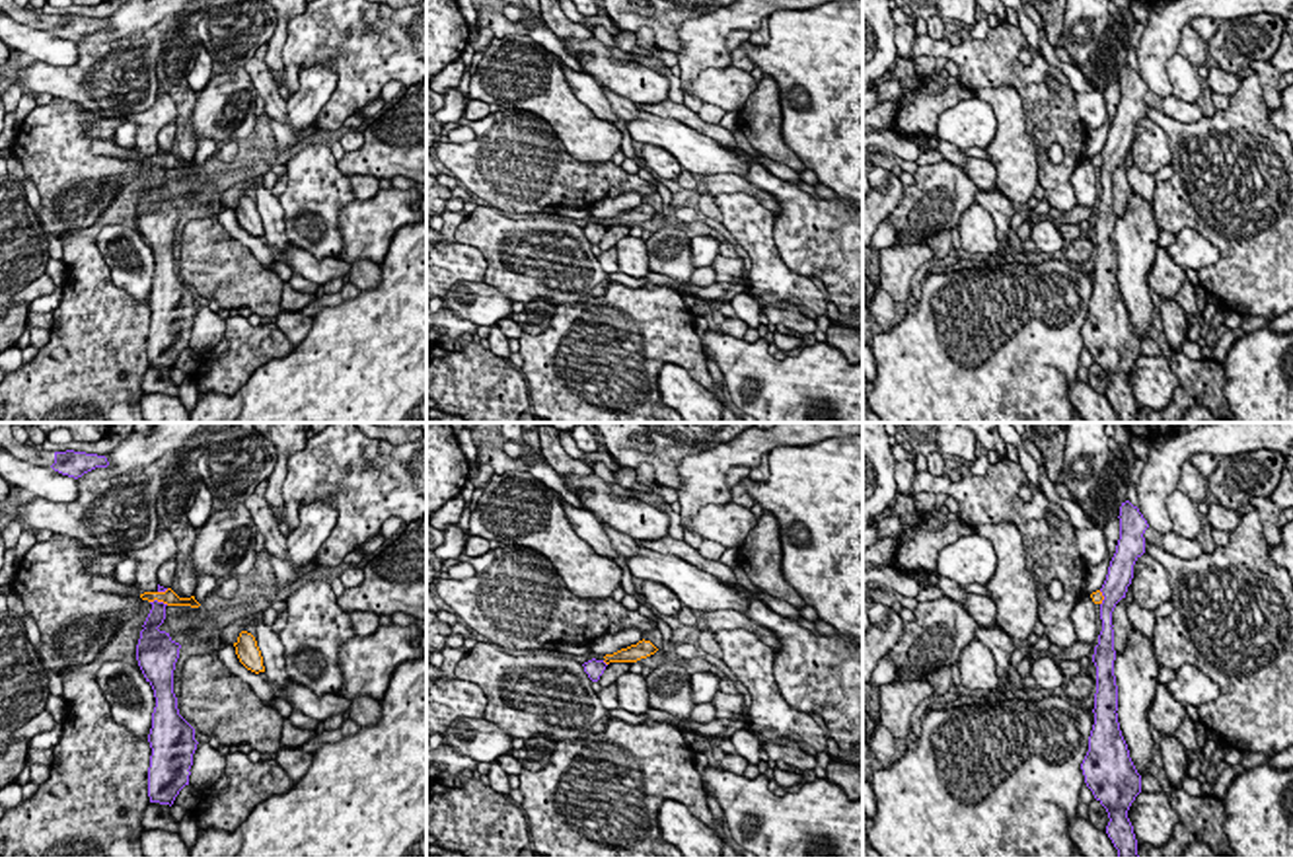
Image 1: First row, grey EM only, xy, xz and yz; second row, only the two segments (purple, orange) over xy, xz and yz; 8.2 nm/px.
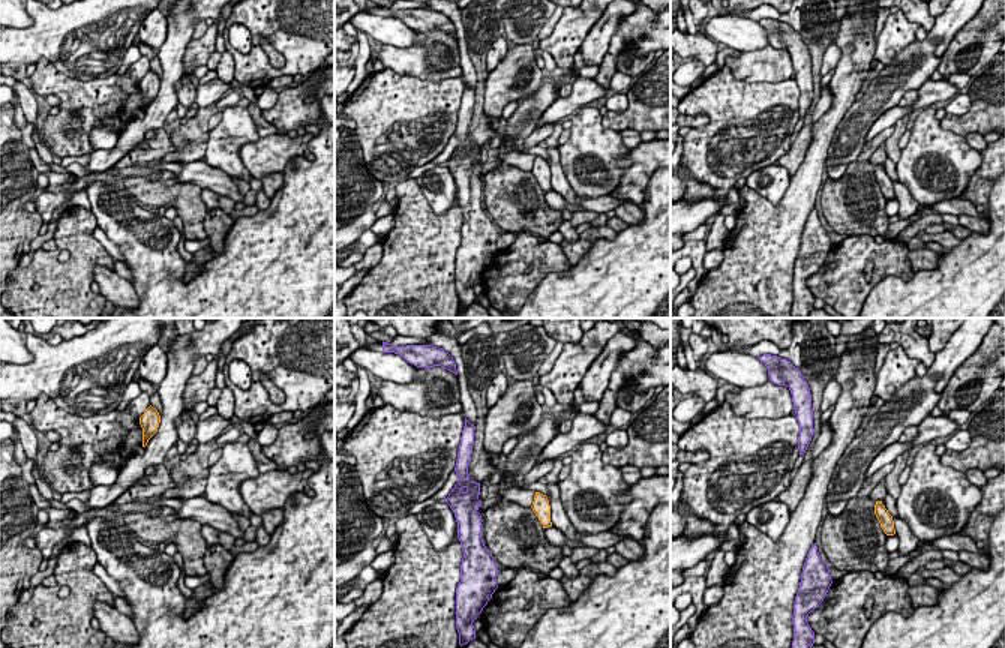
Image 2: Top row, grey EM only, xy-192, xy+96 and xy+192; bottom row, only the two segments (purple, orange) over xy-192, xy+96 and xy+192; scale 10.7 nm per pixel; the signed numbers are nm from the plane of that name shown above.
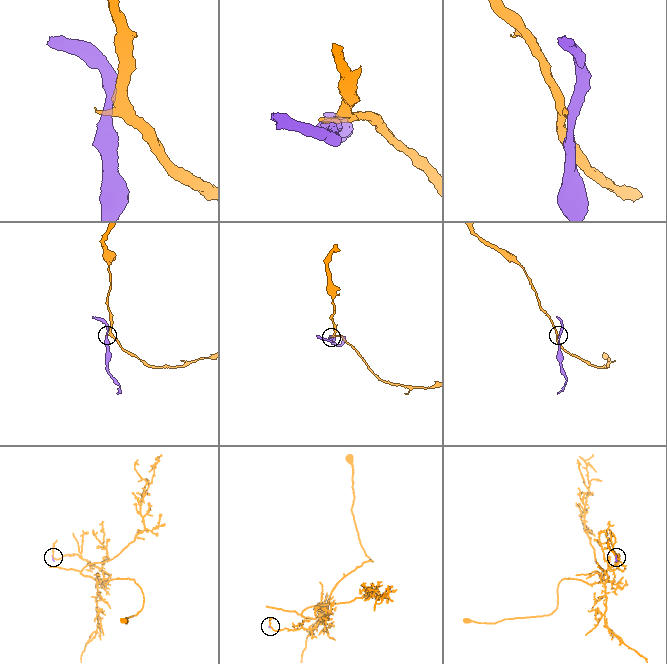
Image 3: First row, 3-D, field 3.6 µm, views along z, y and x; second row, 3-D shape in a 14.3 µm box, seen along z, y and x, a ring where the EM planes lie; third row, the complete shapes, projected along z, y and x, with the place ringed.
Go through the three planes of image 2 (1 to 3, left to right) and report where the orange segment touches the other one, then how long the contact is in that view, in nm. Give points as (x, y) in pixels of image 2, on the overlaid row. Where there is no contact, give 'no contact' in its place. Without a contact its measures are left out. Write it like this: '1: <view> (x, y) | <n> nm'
1: no contact
2: no contact
3: no contact

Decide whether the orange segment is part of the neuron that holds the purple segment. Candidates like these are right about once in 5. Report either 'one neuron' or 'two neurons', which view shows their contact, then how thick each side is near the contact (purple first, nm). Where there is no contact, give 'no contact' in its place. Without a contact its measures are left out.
two neurons; meets purple in xy; 140 nm thick on the purple side, 120 nm on the other

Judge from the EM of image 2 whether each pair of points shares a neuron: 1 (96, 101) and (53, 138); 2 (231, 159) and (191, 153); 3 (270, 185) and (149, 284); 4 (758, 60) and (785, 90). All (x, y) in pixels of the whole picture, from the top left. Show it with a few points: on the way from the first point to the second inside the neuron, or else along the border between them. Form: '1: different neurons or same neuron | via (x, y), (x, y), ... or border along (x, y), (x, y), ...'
1: same neuron | via (84, 113), (81, 123), (65, 128)
2: different neurons | border along (207, 144), (203, 158)
3: different neurons | border along (284, 174), (284, 183), (270, 200)
4: different neurons | border along (792, 77), (783, 81), (741, 81)

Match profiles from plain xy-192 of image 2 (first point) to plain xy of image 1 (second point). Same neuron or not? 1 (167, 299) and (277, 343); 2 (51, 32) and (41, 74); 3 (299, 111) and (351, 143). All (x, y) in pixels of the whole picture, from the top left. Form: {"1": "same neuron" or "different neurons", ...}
{"1": "different neurons", "2": "same neuron", "3": "different neurons"}

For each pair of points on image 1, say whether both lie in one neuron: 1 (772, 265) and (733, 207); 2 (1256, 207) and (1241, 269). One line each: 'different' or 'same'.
1: same
2: same

